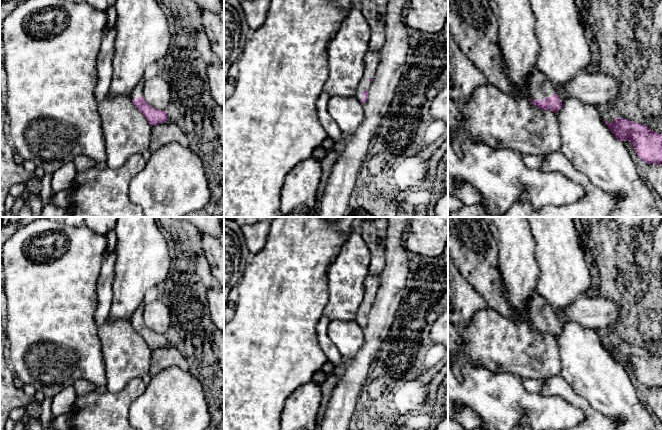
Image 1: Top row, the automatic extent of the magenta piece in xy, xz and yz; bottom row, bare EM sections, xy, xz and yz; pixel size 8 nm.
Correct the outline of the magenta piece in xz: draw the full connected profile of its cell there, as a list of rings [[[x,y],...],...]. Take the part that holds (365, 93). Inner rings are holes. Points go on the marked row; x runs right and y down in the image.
[[[367,50],[364,57],[365,68],[363,77],[357,87],[355,97],[364,104],[368,99],[368,89],[377,71],[380,61],[380,51]]]

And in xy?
[[[145,77],[134,88],[131,98],[135,107],[144,115],[148,123],[152,126],[162,124],[167,121],[166,111],[158,110],[148,104],[143,97],[143,84]]]

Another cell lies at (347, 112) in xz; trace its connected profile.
[[[332,96],[328,103],[328,112],[342,133],[355,134],[363,122],[363,104],[355,97]]]

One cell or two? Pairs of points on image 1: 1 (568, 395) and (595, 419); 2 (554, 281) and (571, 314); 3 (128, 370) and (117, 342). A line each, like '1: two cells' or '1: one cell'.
1: one cell
2: two cells
3: one cell

